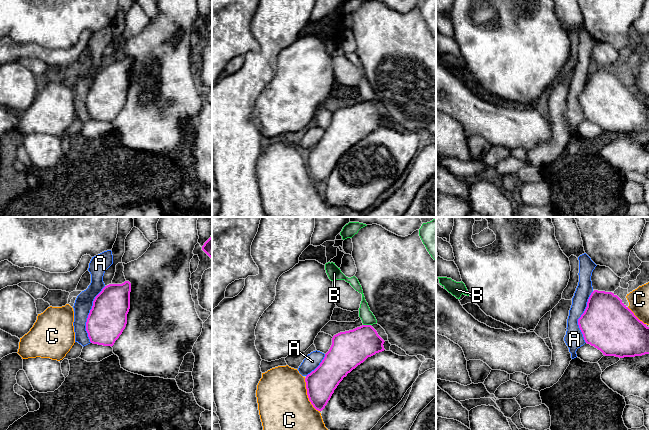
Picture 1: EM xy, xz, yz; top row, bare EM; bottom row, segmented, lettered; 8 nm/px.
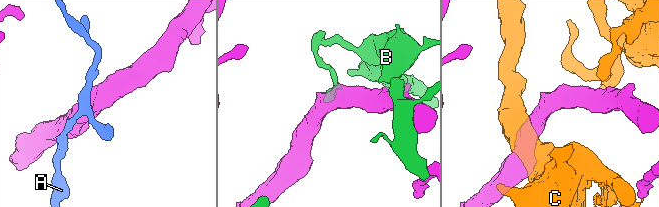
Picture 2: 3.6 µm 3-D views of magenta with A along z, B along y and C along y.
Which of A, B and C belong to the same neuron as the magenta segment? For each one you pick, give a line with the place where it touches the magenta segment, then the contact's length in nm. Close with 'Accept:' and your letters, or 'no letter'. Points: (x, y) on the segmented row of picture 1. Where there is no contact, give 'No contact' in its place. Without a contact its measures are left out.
Accept: no letter

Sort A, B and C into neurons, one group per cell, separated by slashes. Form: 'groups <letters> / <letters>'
groups A / B / C

